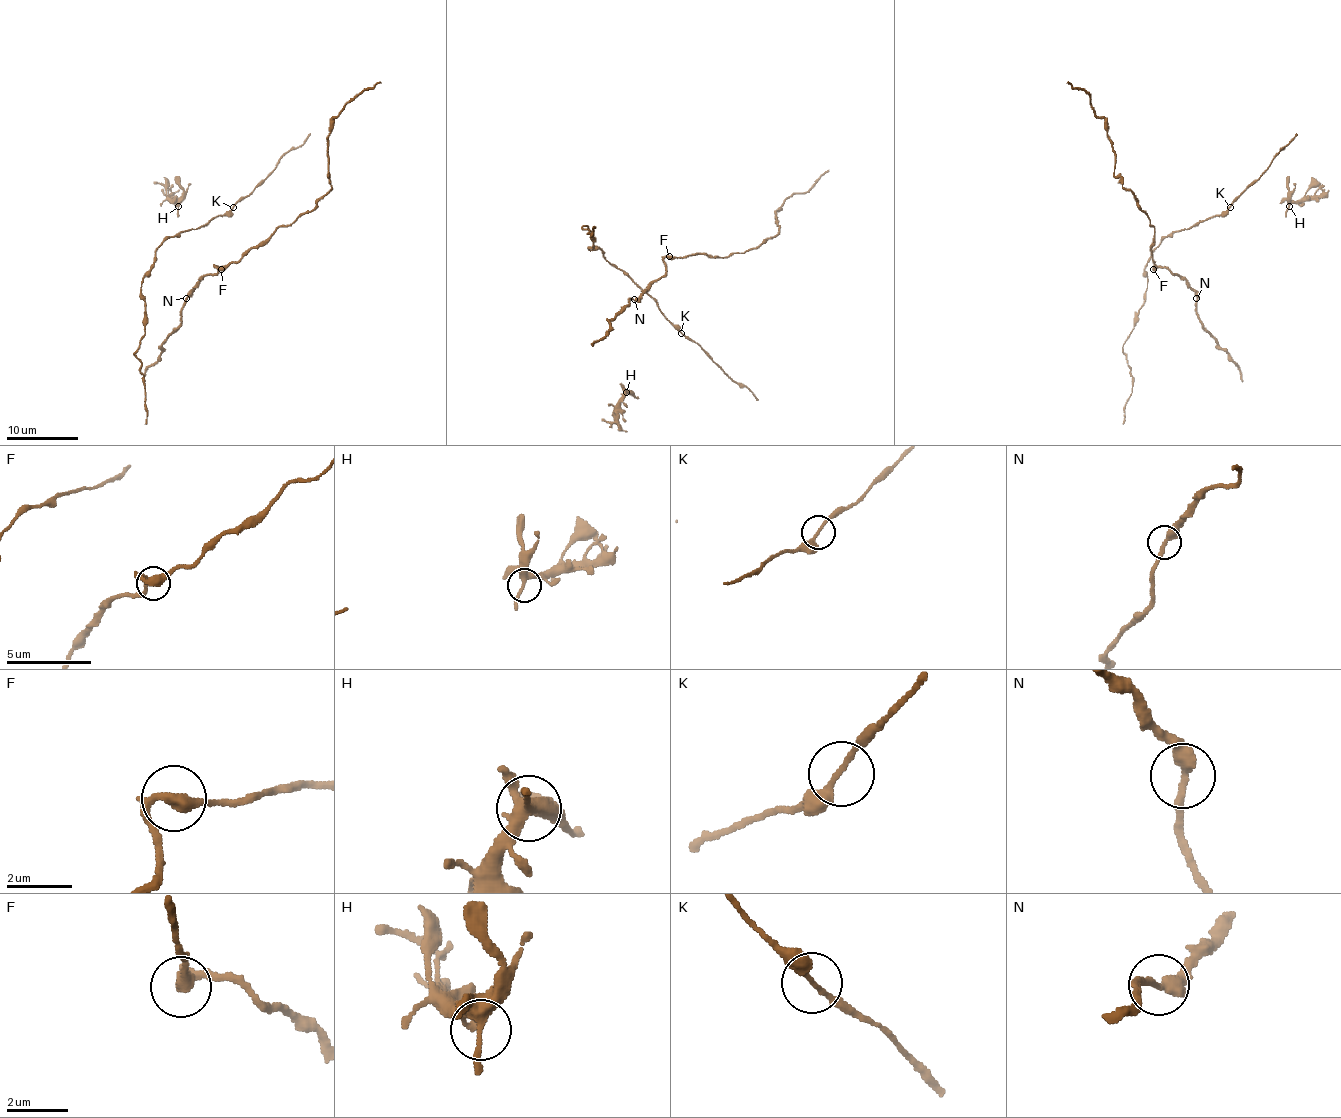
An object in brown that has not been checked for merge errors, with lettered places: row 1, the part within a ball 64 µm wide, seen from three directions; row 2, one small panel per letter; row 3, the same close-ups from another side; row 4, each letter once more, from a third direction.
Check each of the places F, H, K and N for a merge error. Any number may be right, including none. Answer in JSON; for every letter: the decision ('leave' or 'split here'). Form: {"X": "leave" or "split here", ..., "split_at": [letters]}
{"F": "leave", "H": "leave", "K": "leave", "N": "leave", "split_at": []}

